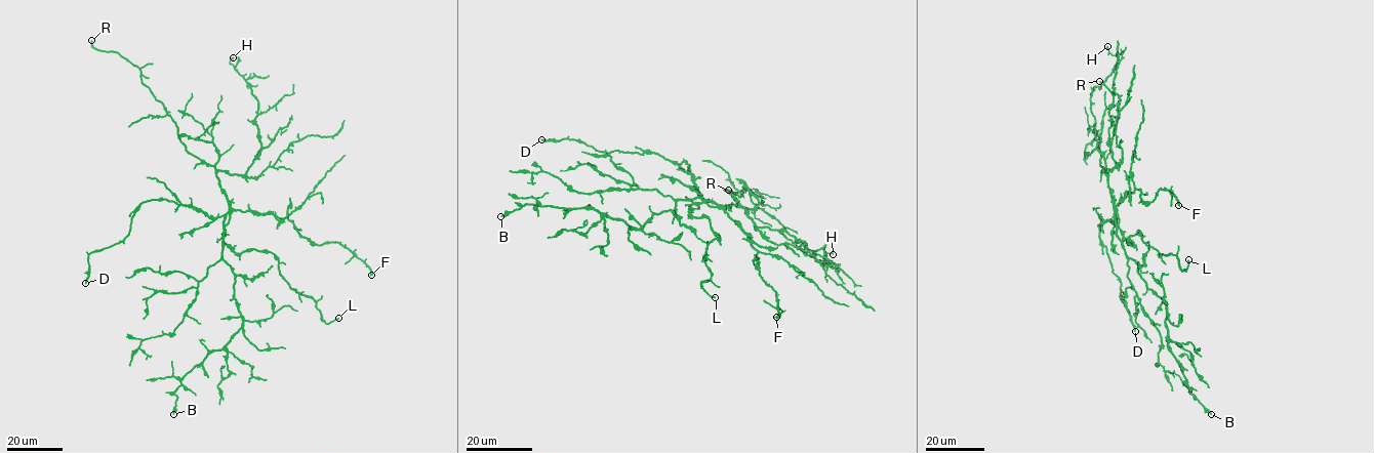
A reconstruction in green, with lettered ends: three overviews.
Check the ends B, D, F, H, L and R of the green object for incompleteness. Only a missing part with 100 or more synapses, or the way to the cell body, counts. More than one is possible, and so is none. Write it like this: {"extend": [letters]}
{"extend": ["R"]}

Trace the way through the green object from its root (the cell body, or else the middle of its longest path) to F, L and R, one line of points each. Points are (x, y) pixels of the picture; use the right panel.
F: (1115, 211), (1122, 198), (1137, 189), (1142, 201), (1148, 203), (1160, 189), (1168, 190), (1178, 205)
L: (1115, 211), (1117, 227), (1132, 245), (1129, 236), (1138, 231), (1146, 245), (1174, 254), (1186, 271), (1188, 259)
R: (1115, 211), (1107, 170), (1100, 165), (1099, 139), (1090, 109), (1090, 94), (1094, 87), (1100, 88), (1099, 81)

